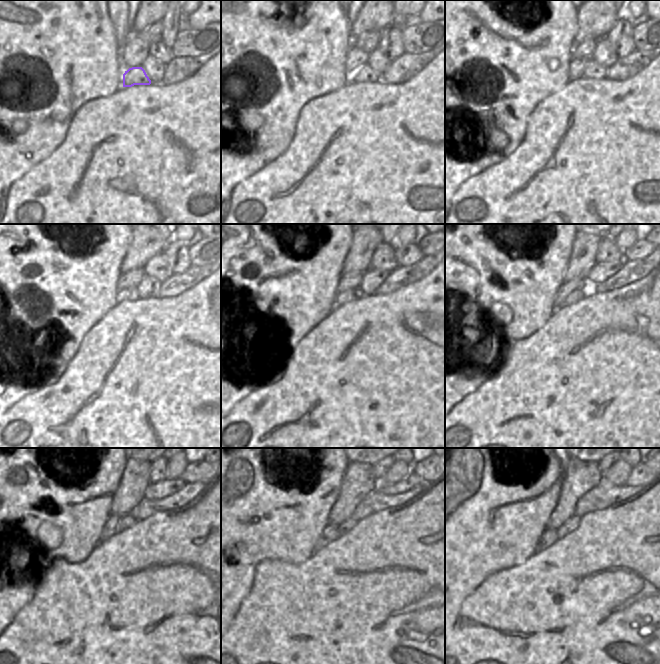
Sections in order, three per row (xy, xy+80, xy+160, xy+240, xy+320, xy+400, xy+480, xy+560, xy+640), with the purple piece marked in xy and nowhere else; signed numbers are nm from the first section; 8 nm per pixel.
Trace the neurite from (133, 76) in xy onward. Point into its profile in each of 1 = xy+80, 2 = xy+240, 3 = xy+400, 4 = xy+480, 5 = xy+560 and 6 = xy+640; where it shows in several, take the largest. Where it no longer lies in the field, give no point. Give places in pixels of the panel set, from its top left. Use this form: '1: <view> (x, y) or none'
1: xy+80 (364, 74)
2: xy+240 (148, 288)
3: xy+400 (601, 272)
4: xy+480 (155, 491)
5: xy+560 (412, 480)
6: xy+640 (641, 475)

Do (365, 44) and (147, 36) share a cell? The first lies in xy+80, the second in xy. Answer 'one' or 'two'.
one

